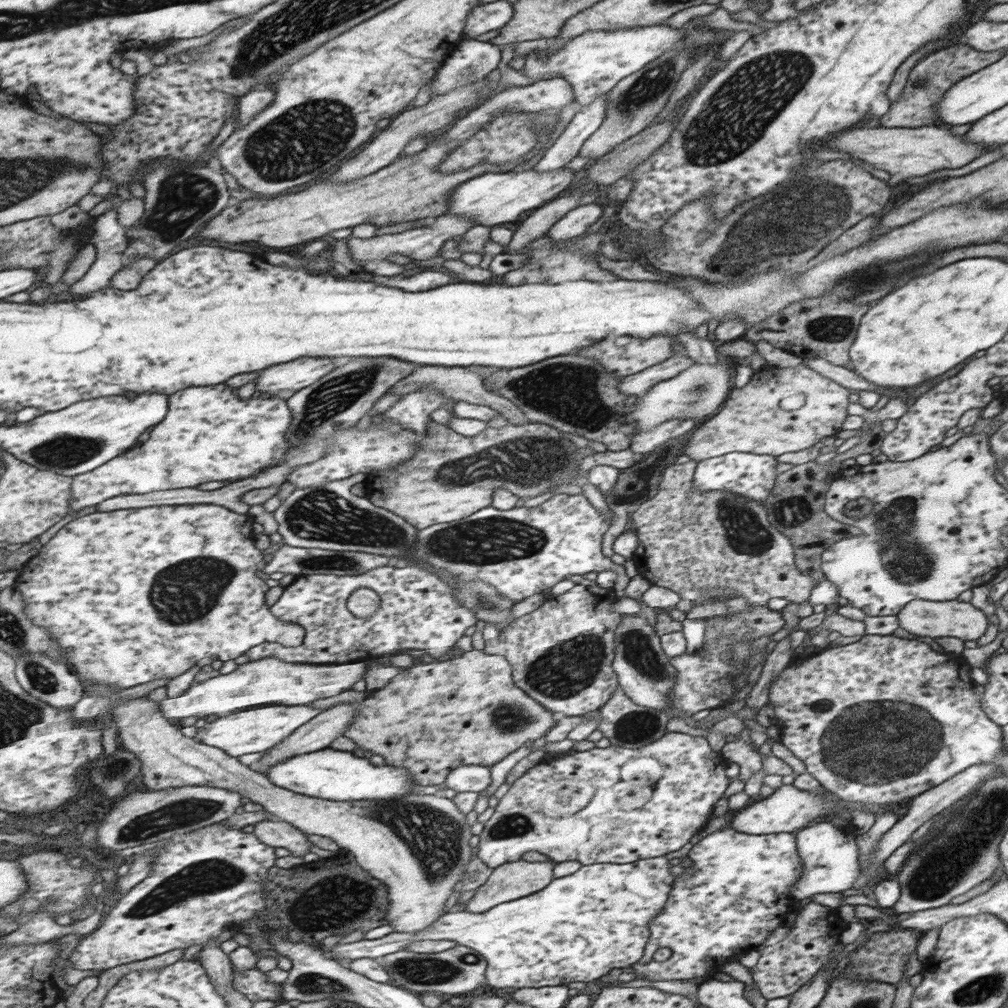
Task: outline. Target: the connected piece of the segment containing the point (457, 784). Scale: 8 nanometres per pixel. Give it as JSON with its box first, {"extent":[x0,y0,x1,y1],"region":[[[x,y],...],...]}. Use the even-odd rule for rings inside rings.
{"extent":[445,764,491,792],"region":[[[469,764],[458,766],[448,773],[445,786],[456,792],[477,792],[488,788],[491,782],[489,766]]]}

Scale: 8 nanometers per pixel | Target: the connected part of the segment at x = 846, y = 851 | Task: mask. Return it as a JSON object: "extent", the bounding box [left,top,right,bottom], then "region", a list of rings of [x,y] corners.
{"extent":[792,820,860,900],"region":[[[820,820],[808,828],[796,832],[799,854],[803,858],[802,875],[792,887],[796,900],[809,899],[814,894],[842,893],[854,887],[860,877],[859,848],[856,836],[842,832],[830,821]]]}

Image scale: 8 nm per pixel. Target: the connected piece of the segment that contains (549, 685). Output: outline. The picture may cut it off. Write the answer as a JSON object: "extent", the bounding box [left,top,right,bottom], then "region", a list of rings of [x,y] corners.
{"extent":[481,584,623,717],"region":[[[577,584],[562,595],[549,595],[539,608],[506,625],[498,637],[486,640],[481,647],[486,654],[502,655],[509,659],[516,684],[542,706],[552,712],[562,712],[566,717],[583,717],[604,707],[619,685],[612,669],[615,628],[623,617],[623,614],[611,609],[617,598],[615,590],[601,591],[596,586]]]}

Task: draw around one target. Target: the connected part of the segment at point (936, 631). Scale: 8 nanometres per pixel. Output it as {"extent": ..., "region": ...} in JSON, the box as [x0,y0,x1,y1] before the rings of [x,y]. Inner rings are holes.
{"extent":[897,599,988,642],"region":[[[918,599],[910,601],[900,613],[897,614],[900,628],[904,628],[910,634],[918,636],[930,636],[930,638],[942,638],[943,636],[954,636],[966,642],[978,640],[986,628],[988,628],[988,618],[984,612],[974,607],[970,602],[950,601],[931,601],[928,599]]]}

